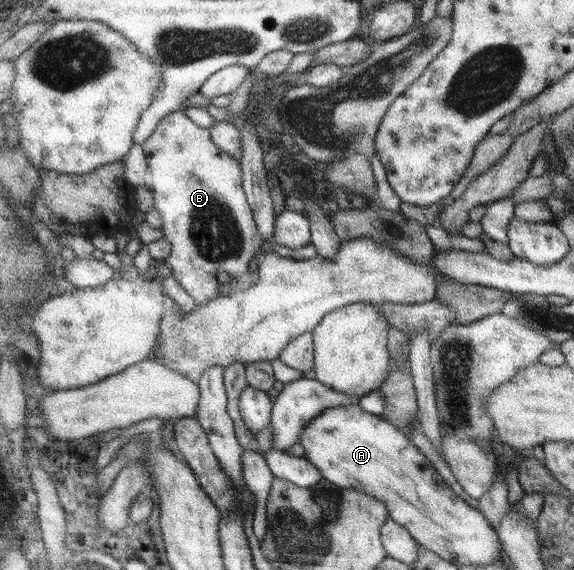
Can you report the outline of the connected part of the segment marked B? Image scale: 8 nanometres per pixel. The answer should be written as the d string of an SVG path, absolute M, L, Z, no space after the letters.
M181 108L164 116L156 124L150 137L141 144L141 148L152 177L150 187L147 187L153 195L152 208L160 214L163 238L171 245L165 263L172 269L172 277L178 285L199 307L219 295L215 271L222 270L234 277L246 271L248 265L255 263L256 258L252 255L259 250L263 242L256 229L251 209L246 203L240 164L233 157L220 151L217 145L212 143L208 130L196 126Z

